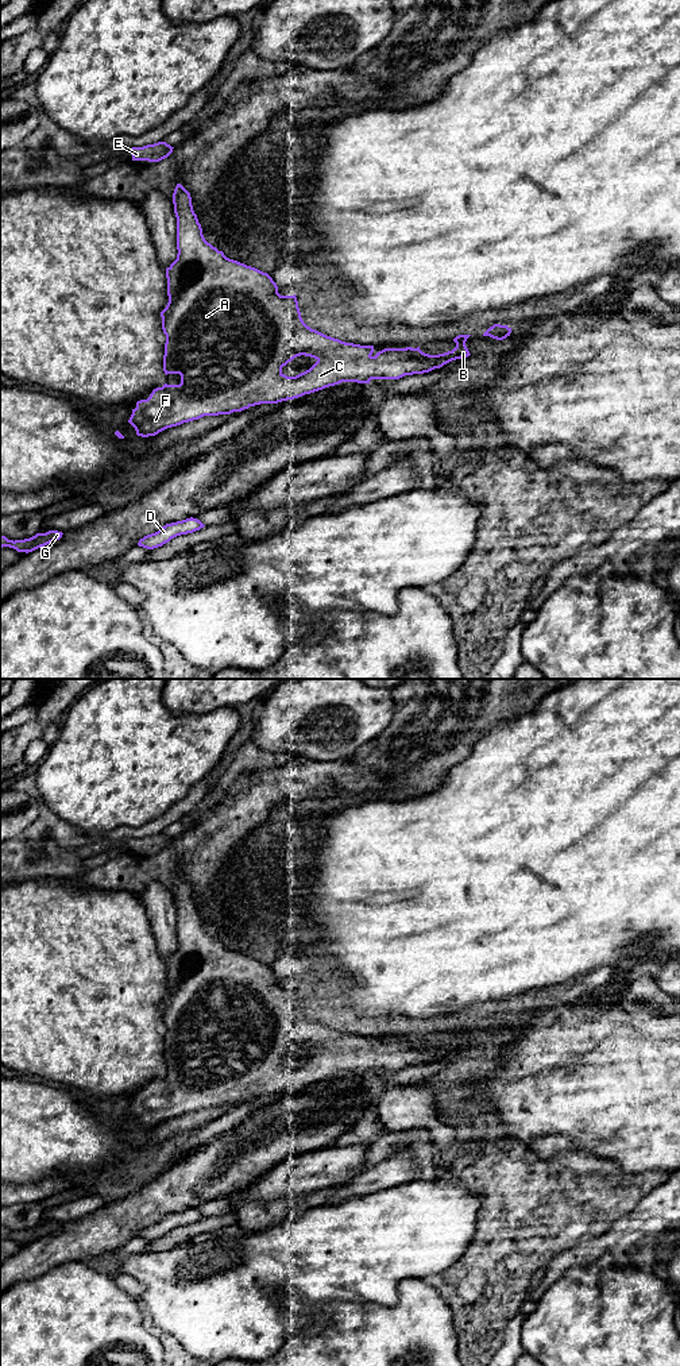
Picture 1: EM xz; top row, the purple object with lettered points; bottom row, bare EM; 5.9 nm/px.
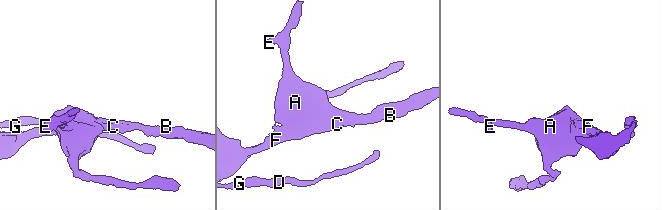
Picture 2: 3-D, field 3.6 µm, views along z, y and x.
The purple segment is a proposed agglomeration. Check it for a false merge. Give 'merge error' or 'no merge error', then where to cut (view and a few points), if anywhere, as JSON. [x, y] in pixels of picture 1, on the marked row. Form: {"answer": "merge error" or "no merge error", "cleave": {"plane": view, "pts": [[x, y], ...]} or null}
{"answer": "no merge error", "cleave": null}

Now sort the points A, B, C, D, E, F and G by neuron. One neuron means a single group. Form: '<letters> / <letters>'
A B C D E F G

